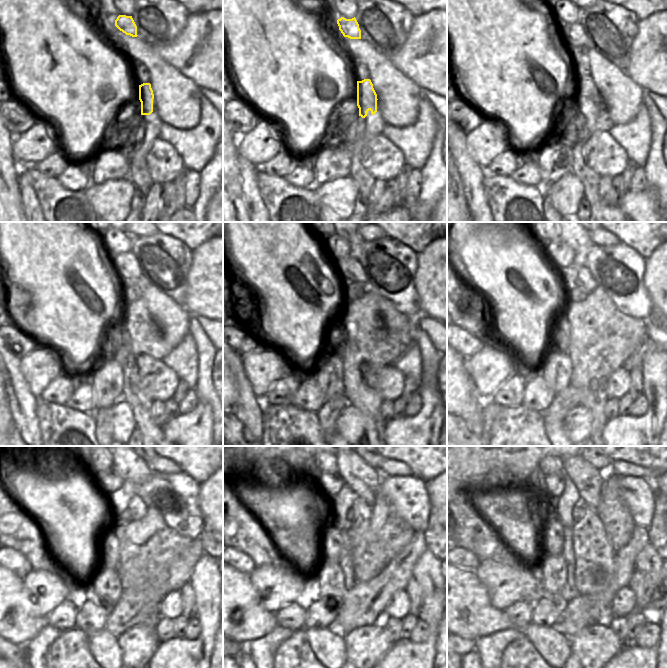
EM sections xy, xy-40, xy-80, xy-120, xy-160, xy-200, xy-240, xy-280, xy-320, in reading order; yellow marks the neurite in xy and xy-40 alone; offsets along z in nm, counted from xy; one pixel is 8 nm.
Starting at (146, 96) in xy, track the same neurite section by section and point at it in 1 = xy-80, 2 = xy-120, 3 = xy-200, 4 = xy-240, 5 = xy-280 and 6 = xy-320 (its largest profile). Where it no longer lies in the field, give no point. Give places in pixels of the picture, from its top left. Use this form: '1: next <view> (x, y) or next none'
1: next xy-80 (588, 98)
2: next xy-120 (138, 320)
3: next xy-200 (584, 317)
4: next xy-240 (139, 537)
5: next xy-280 (369, 560)
6: next xy-320 (594, 554)

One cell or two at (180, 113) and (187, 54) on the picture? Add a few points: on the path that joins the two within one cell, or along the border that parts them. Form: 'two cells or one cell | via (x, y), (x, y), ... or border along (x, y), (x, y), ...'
two cells | border along (165, 61), (187, 76), (200, 89)

